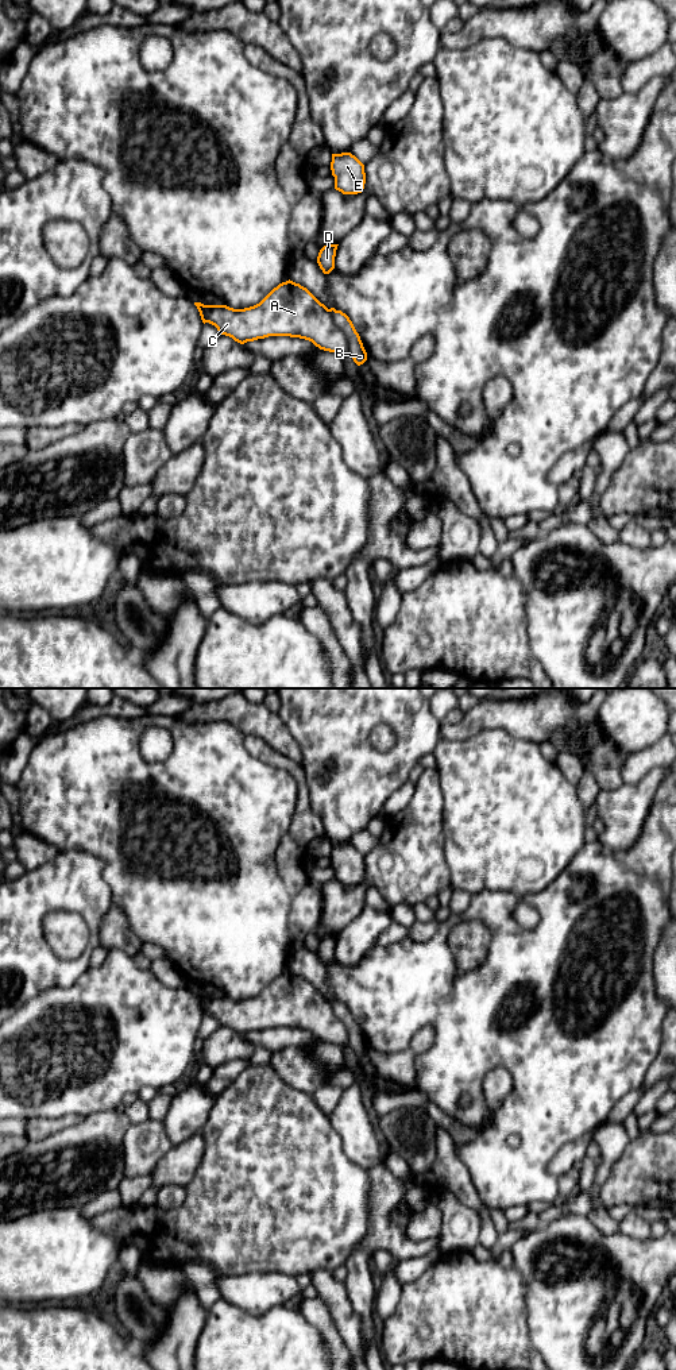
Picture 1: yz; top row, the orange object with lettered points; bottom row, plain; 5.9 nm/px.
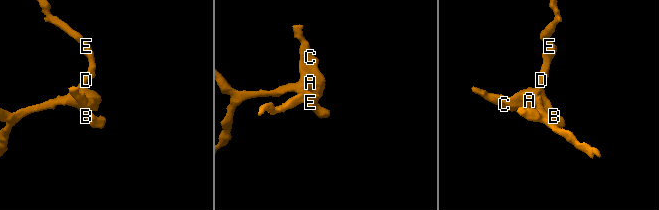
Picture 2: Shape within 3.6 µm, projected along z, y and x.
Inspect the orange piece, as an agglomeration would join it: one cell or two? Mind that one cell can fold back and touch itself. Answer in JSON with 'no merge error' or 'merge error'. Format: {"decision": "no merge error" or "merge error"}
{"decision": "merge error"}

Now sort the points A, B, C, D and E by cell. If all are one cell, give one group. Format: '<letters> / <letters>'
A C / B D E

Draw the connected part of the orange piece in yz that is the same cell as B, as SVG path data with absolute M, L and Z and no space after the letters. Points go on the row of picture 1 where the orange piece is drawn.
M335 308L329 309L333 323L339 327L339 329L345 335L349 348L349 356L354 362L360 366L367 360L367 352L363 347L359 333L356 332L349 317L341 310L336 310Z

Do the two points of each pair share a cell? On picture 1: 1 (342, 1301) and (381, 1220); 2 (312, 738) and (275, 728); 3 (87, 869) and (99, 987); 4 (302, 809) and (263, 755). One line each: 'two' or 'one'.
1: two
2: two
3: two
4: one

